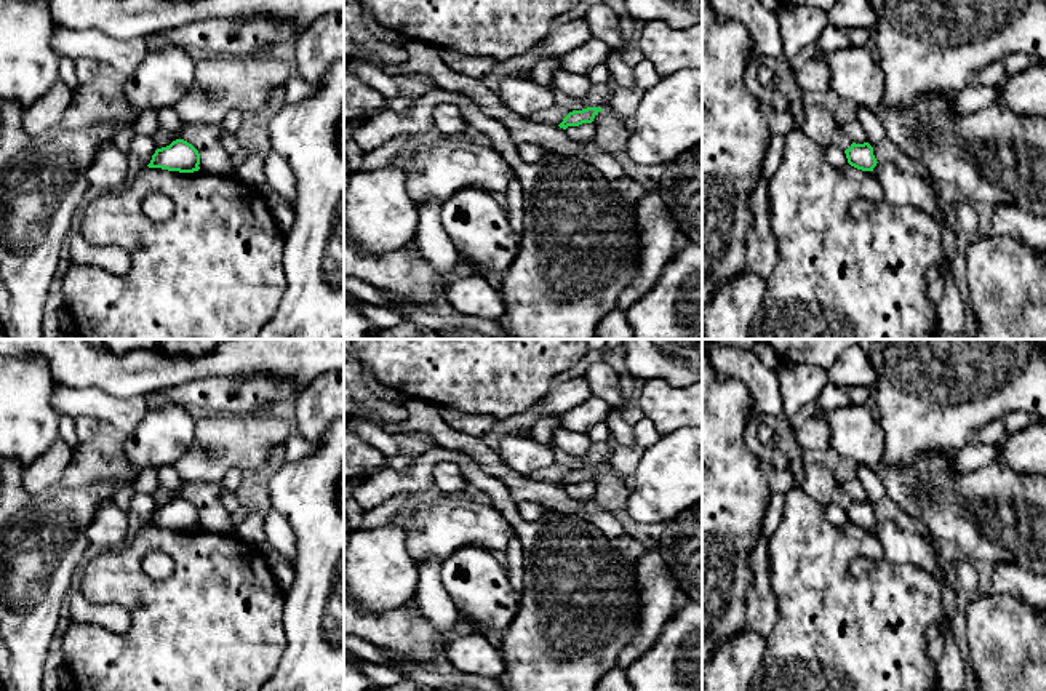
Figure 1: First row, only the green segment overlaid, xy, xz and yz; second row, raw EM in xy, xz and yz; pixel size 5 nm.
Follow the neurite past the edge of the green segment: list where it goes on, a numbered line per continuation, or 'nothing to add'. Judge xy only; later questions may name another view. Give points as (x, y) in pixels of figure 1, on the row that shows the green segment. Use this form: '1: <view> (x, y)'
nothing to add

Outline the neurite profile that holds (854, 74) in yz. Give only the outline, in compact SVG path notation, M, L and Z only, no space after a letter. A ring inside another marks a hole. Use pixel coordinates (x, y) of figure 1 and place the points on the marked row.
M864 48L819 54L828 69L833 99L849 99L862 107L883 102L886 85L880 62Z

